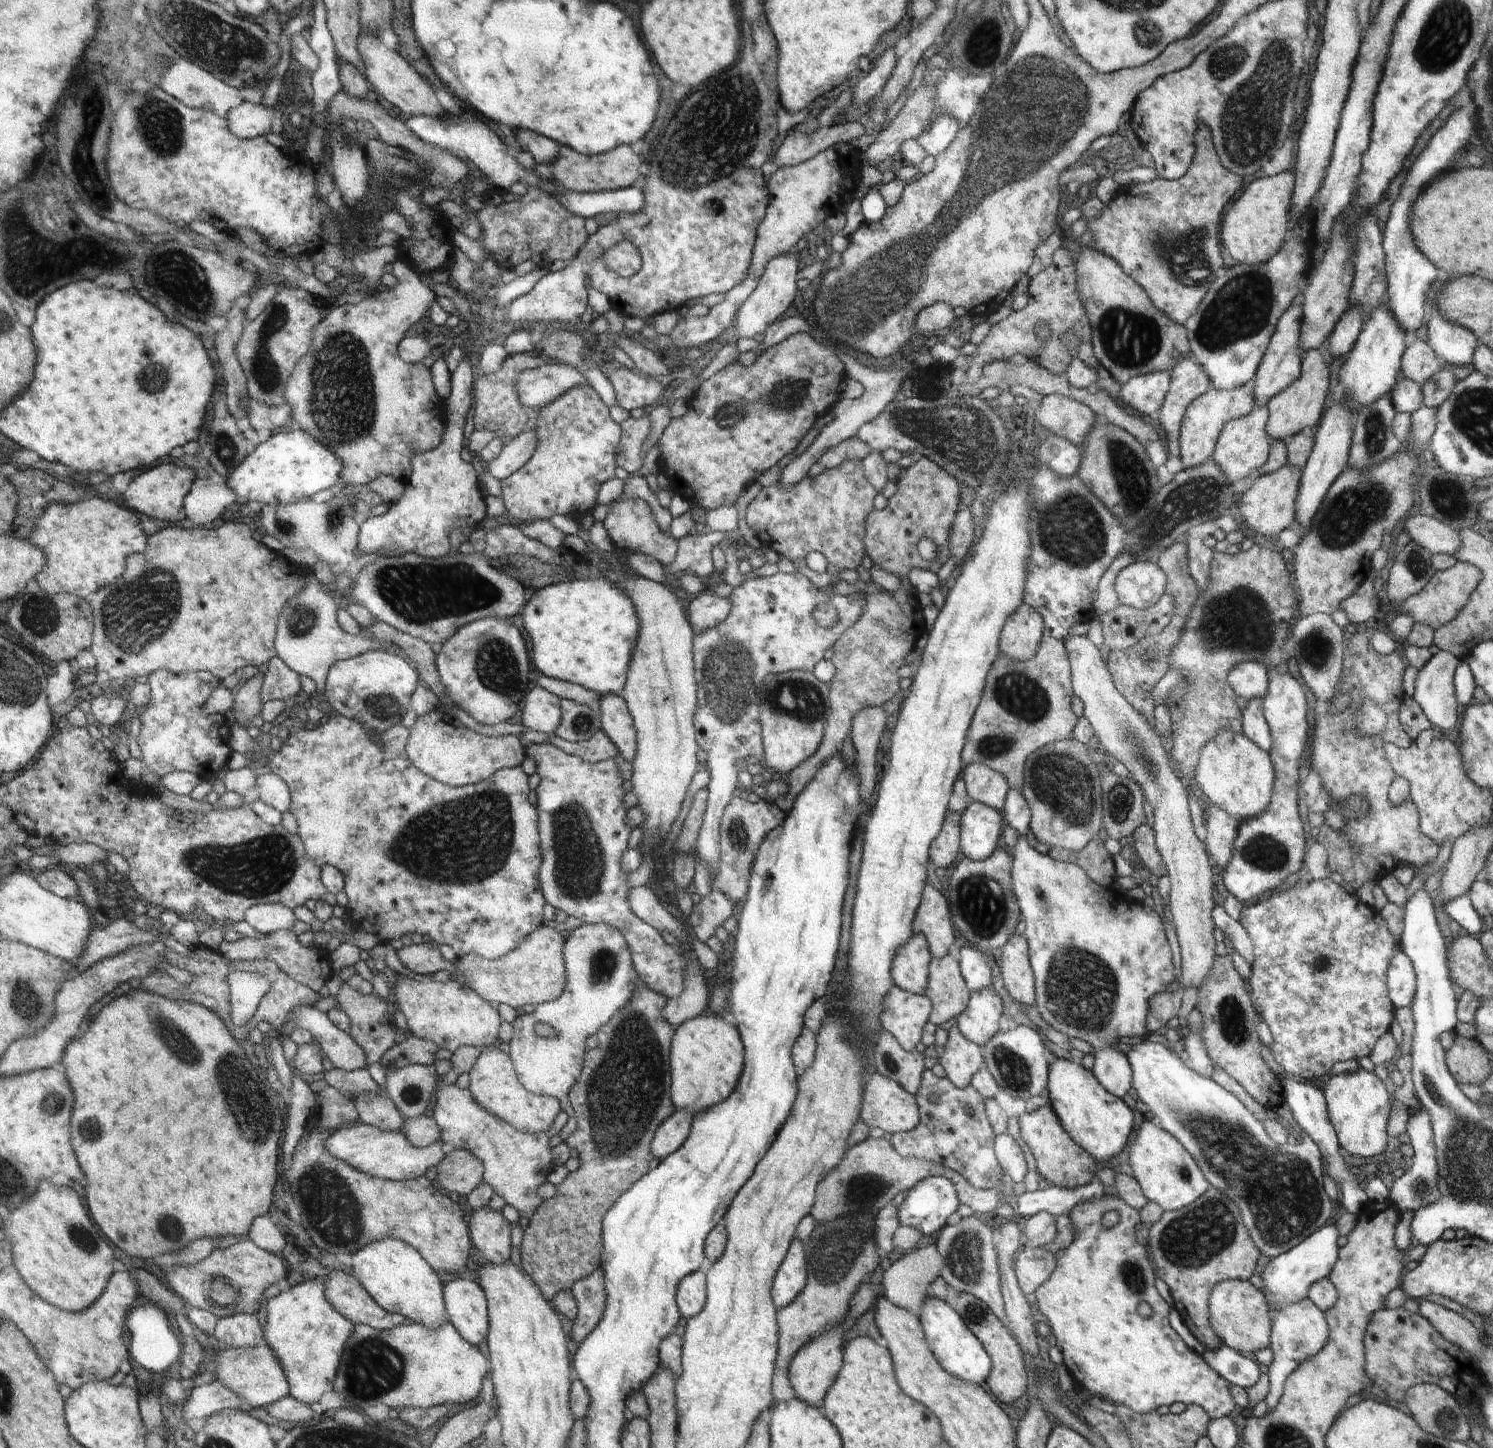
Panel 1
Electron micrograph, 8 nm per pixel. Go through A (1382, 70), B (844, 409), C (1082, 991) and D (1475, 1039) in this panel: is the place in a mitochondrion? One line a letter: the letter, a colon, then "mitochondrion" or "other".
A: other
B: other
C: mitochondrion
D: other

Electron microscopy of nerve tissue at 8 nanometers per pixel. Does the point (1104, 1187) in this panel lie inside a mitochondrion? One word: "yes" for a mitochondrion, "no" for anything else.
no

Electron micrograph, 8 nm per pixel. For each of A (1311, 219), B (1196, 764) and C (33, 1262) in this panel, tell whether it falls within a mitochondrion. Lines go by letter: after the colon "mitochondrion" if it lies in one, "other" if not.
A: other
B: other
C: other

